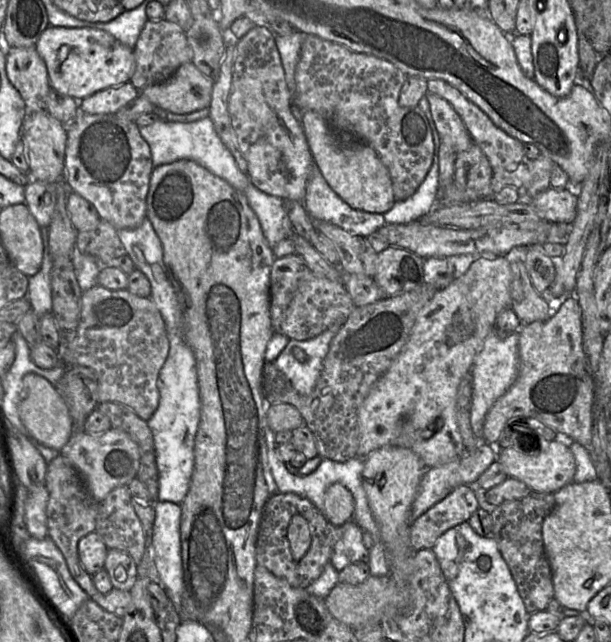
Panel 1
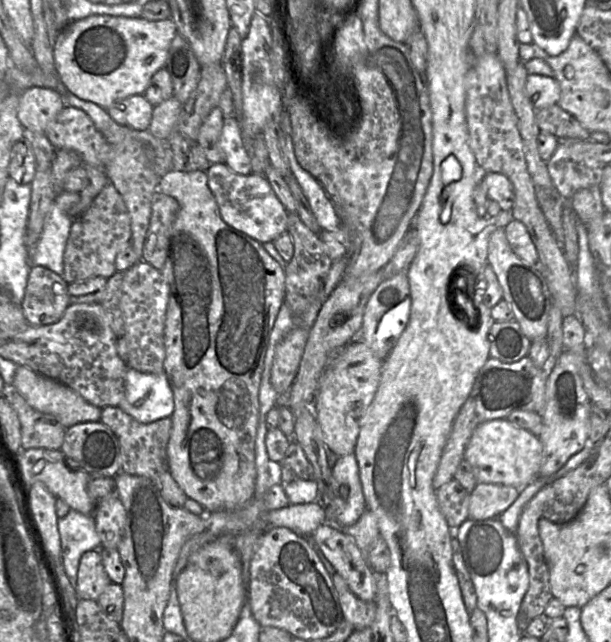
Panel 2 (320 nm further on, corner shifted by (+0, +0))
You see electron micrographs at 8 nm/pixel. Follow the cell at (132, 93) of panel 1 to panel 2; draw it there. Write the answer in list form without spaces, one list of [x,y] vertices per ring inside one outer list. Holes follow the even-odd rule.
[[[144,94],[132,95],[115,101],[106,110],[110,117],[118,124],[136,130],[147,130],[152,119],[154,106]]]

